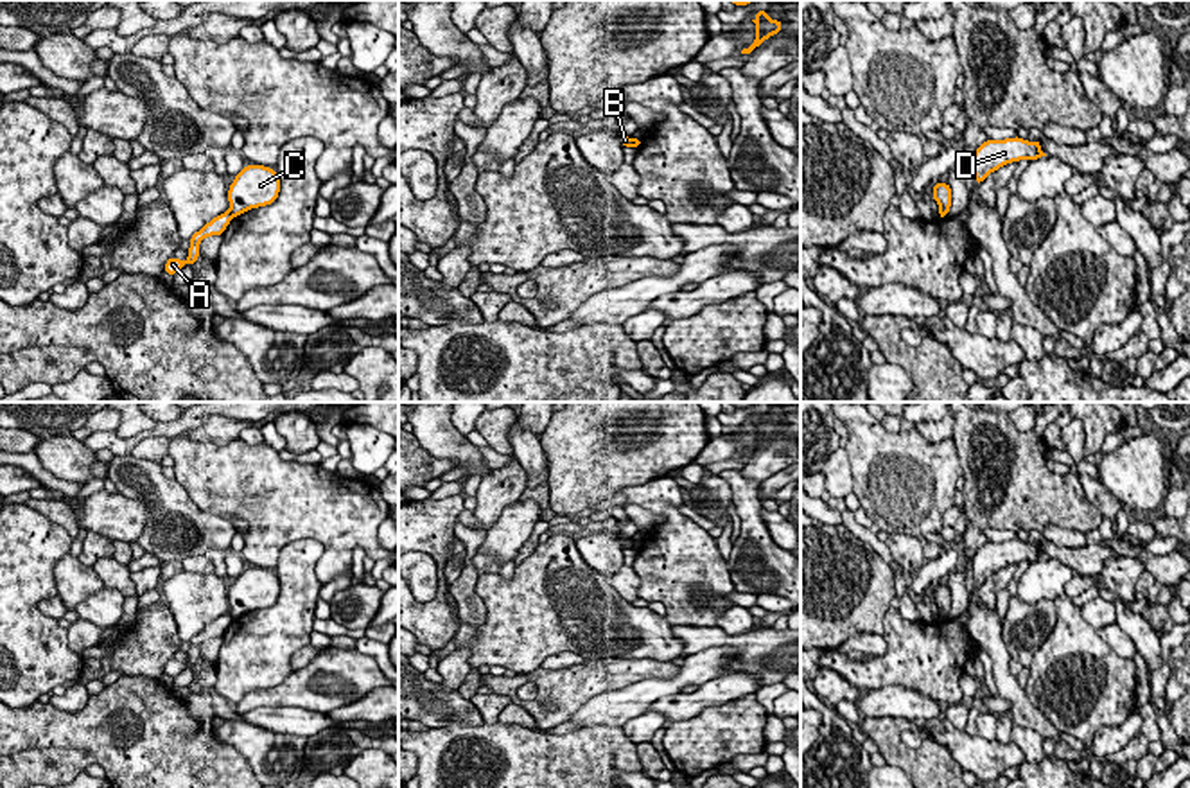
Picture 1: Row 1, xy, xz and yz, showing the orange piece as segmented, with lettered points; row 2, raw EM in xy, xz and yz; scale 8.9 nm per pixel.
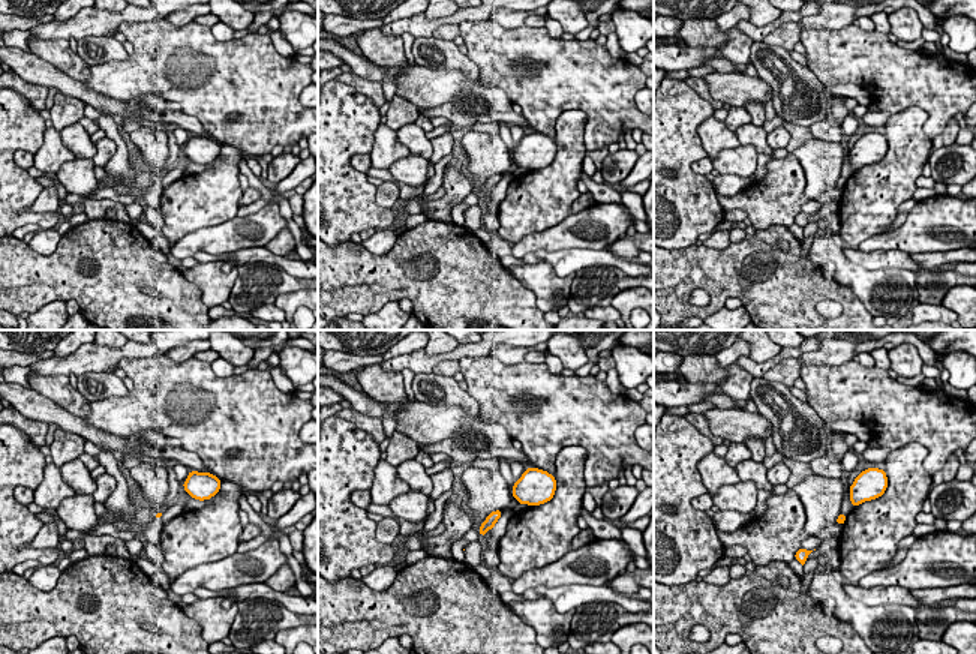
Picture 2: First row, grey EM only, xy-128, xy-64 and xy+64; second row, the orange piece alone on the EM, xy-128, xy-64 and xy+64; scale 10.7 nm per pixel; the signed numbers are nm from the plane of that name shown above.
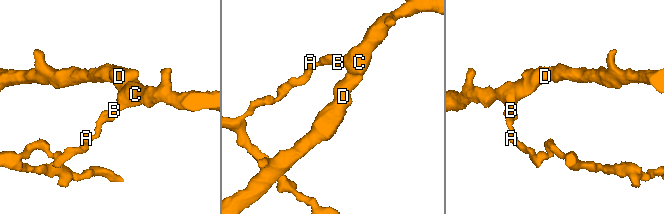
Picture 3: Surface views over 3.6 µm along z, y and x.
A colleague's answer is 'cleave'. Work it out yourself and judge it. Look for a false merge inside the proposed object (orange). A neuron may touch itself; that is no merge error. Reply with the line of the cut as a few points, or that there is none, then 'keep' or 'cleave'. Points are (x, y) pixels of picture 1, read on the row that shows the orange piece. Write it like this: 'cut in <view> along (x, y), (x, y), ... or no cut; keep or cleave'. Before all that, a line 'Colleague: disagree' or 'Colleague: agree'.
Colleague: agree
cut in xy along (228, 210), (234, 216); cleave

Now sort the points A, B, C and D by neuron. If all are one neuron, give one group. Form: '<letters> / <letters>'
A B / C D

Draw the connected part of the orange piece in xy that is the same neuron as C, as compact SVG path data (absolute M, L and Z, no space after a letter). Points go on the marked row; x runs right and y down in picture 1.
M246 165L228 188L230 214L241 215L251 208L267 206L276 201L280 179L275 169Z

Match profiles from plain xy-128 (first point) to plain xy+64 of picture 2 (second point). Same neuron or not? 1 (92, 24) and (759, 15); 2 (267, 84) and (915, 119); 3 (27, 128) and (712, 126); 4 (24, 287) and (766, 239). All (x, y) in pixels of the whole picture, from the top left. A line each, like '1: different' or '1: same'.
1: different
2: different
3: different
4: same

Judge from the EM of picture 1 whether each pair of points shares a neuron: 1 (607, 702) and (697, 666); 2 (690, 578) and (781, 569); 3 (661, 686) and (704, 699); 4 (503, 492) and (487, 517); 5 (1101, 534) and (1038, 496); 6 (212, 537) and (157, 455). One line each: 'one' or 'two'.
1: one
2: two
3: two
4: one
5: two
6: two

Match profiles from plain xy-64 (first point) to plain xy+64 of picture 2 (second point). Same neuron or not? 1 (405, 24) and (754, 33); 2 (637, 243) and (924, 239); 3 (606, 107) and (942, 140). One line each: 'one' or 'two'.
1: one
2: two
3: two

